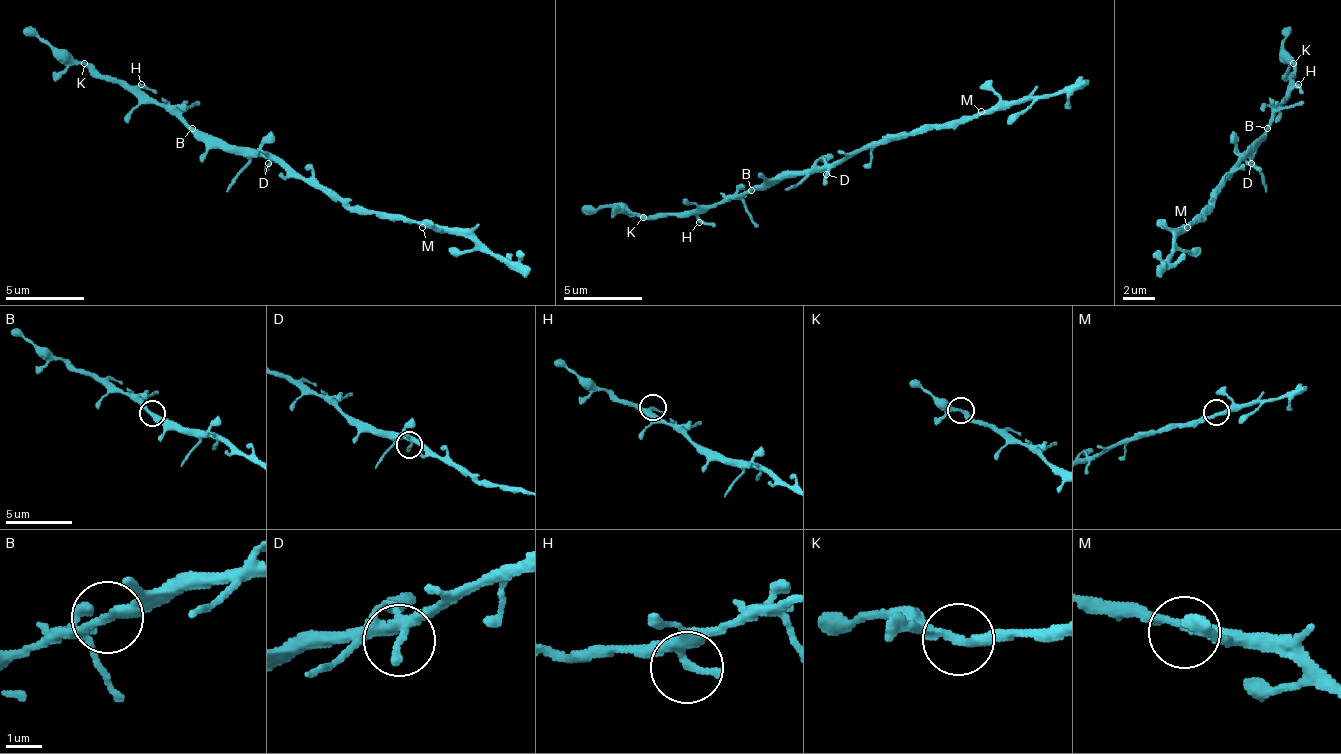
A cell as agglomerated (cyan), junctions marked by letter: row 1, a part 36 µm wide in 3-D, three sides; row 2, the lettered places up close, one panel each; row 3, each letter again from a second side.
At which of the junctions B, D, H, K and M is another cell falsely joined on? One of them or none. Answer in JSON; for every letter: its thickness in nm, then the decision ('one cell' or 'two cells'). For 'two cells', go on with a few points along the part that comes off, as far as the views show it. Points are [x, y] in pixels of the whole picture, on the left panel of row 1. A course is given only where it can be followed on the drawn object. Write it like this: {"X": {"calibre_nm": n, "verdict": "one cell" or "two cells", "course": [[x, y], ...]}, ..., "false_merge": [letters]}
{"B": {"calibre_nm": 280, "verdict": "one cell"}, "D": {"calibre_nm": 300, "verdict": "one cell"}, "H": {"calibre_nm": 240, "verdict": "one cell"}, "K": {"calibre_nm": 280, "verdict": "one cell"}, "M": {"calibre_nm": 280, "verdict": "one cell"}, "false_merge": []}

